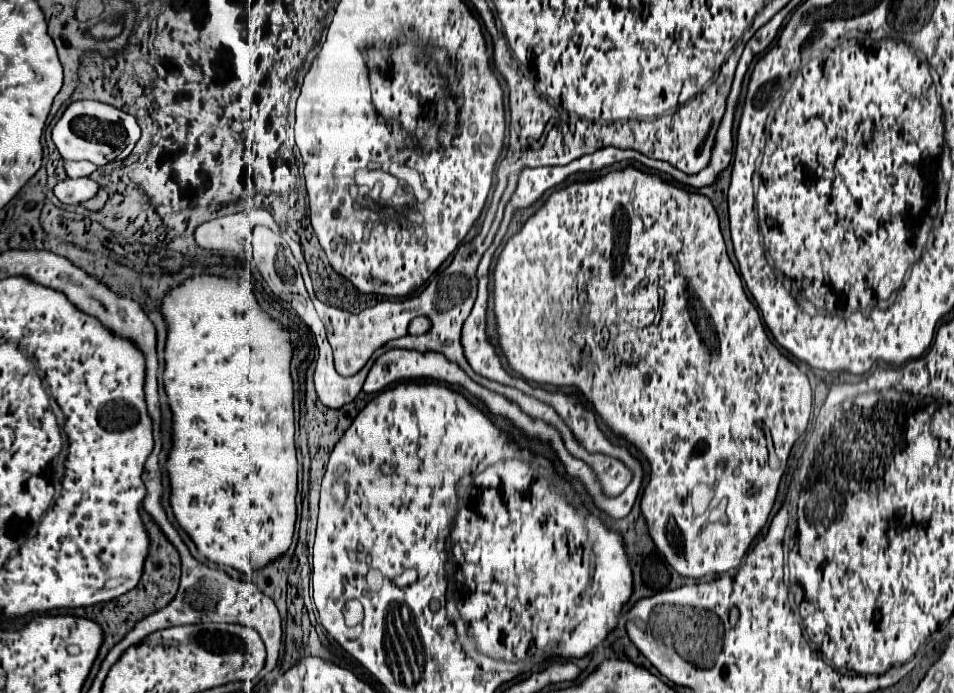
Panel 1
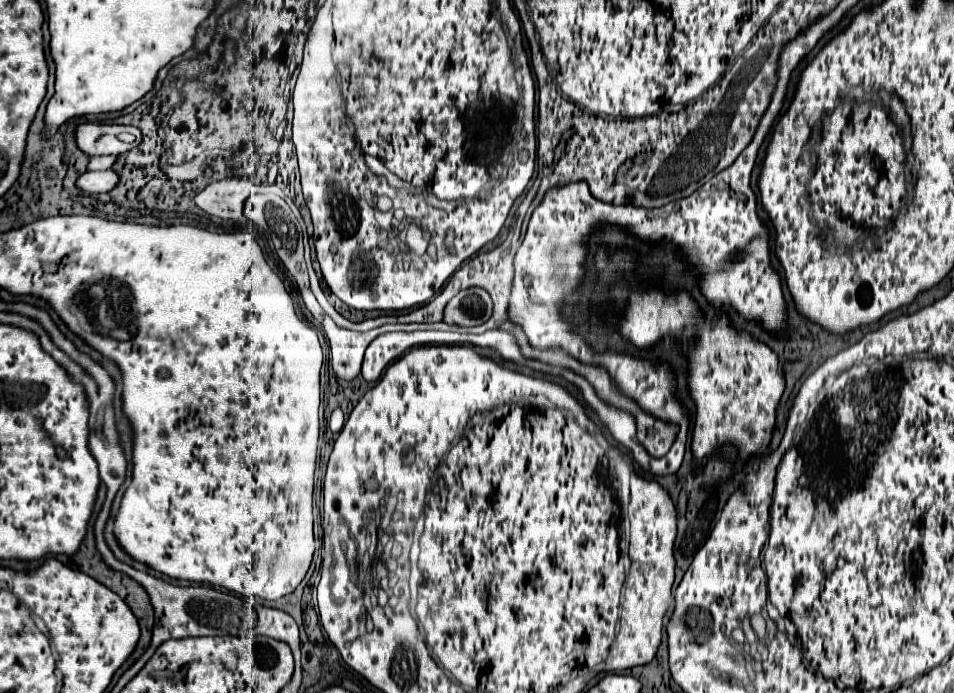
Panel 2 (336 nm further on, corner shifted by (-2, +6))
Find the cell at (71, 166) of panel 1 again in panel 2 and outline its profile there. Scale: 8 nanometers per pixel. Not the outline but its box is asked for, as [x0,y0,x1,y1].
[89,155,117,171]

